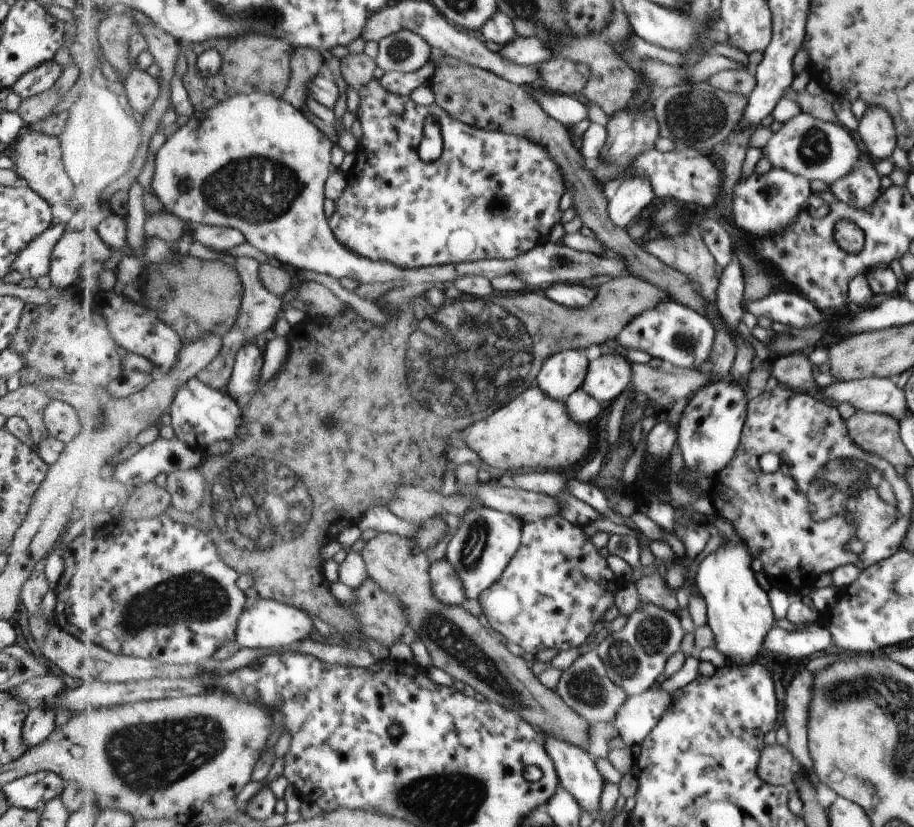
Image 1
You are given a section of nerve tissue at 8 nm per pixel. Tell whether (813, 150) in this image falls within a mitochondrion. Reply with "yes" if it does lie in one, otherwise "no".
yes

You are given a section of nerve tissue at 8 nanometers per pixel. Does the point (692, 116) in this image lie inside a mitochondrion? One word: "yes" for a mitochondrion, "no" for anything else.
yes

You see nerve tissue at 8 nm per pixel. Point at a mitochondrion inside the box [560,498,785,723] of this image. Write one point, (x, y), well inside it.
(652, 635)

